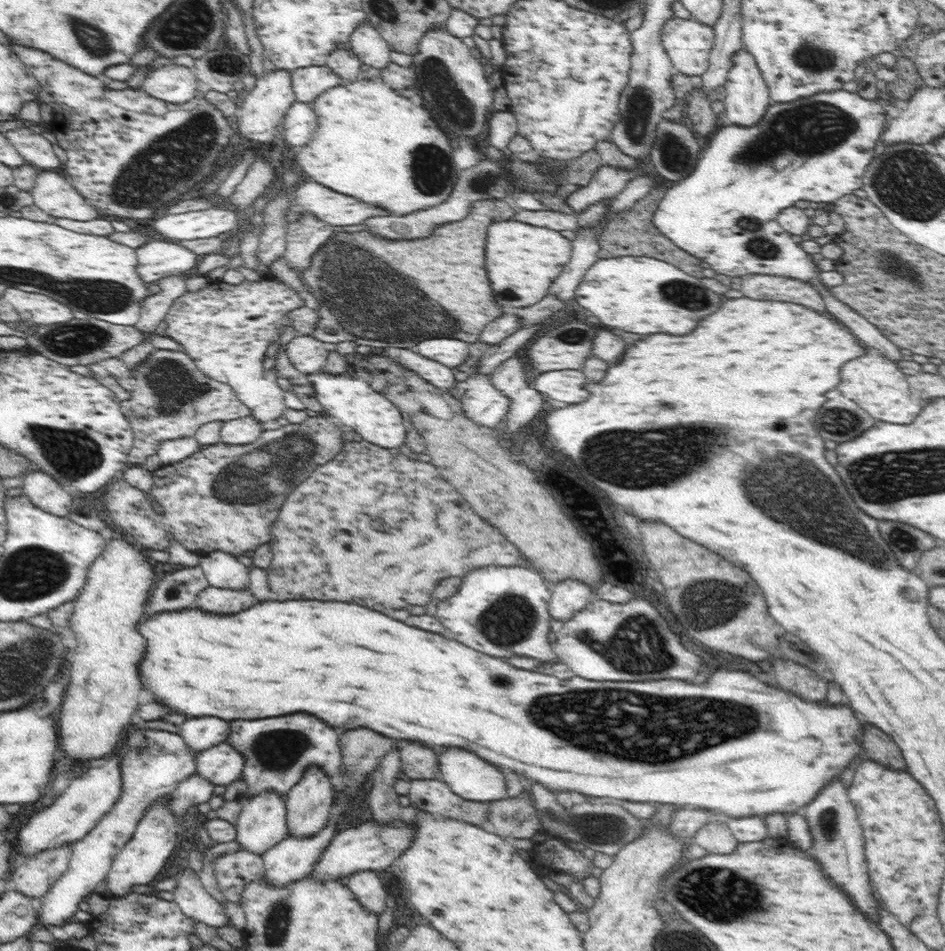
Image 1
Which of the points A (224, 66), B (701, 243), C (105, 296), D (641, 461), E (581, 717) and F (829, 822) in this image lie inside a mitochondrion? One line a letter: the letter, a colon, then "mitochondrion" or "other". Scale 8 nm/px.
A: mitochondrion
B: other
C: mitochondrion
D: mitochondrion
E: mitochondrion
F: mitochondrion

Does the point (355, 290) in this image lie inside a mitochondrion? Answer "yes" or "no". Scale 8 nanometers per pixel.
yes

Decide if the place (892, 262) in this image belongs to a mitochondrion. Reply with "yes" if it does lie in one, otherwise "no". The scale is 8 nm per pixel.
yes

